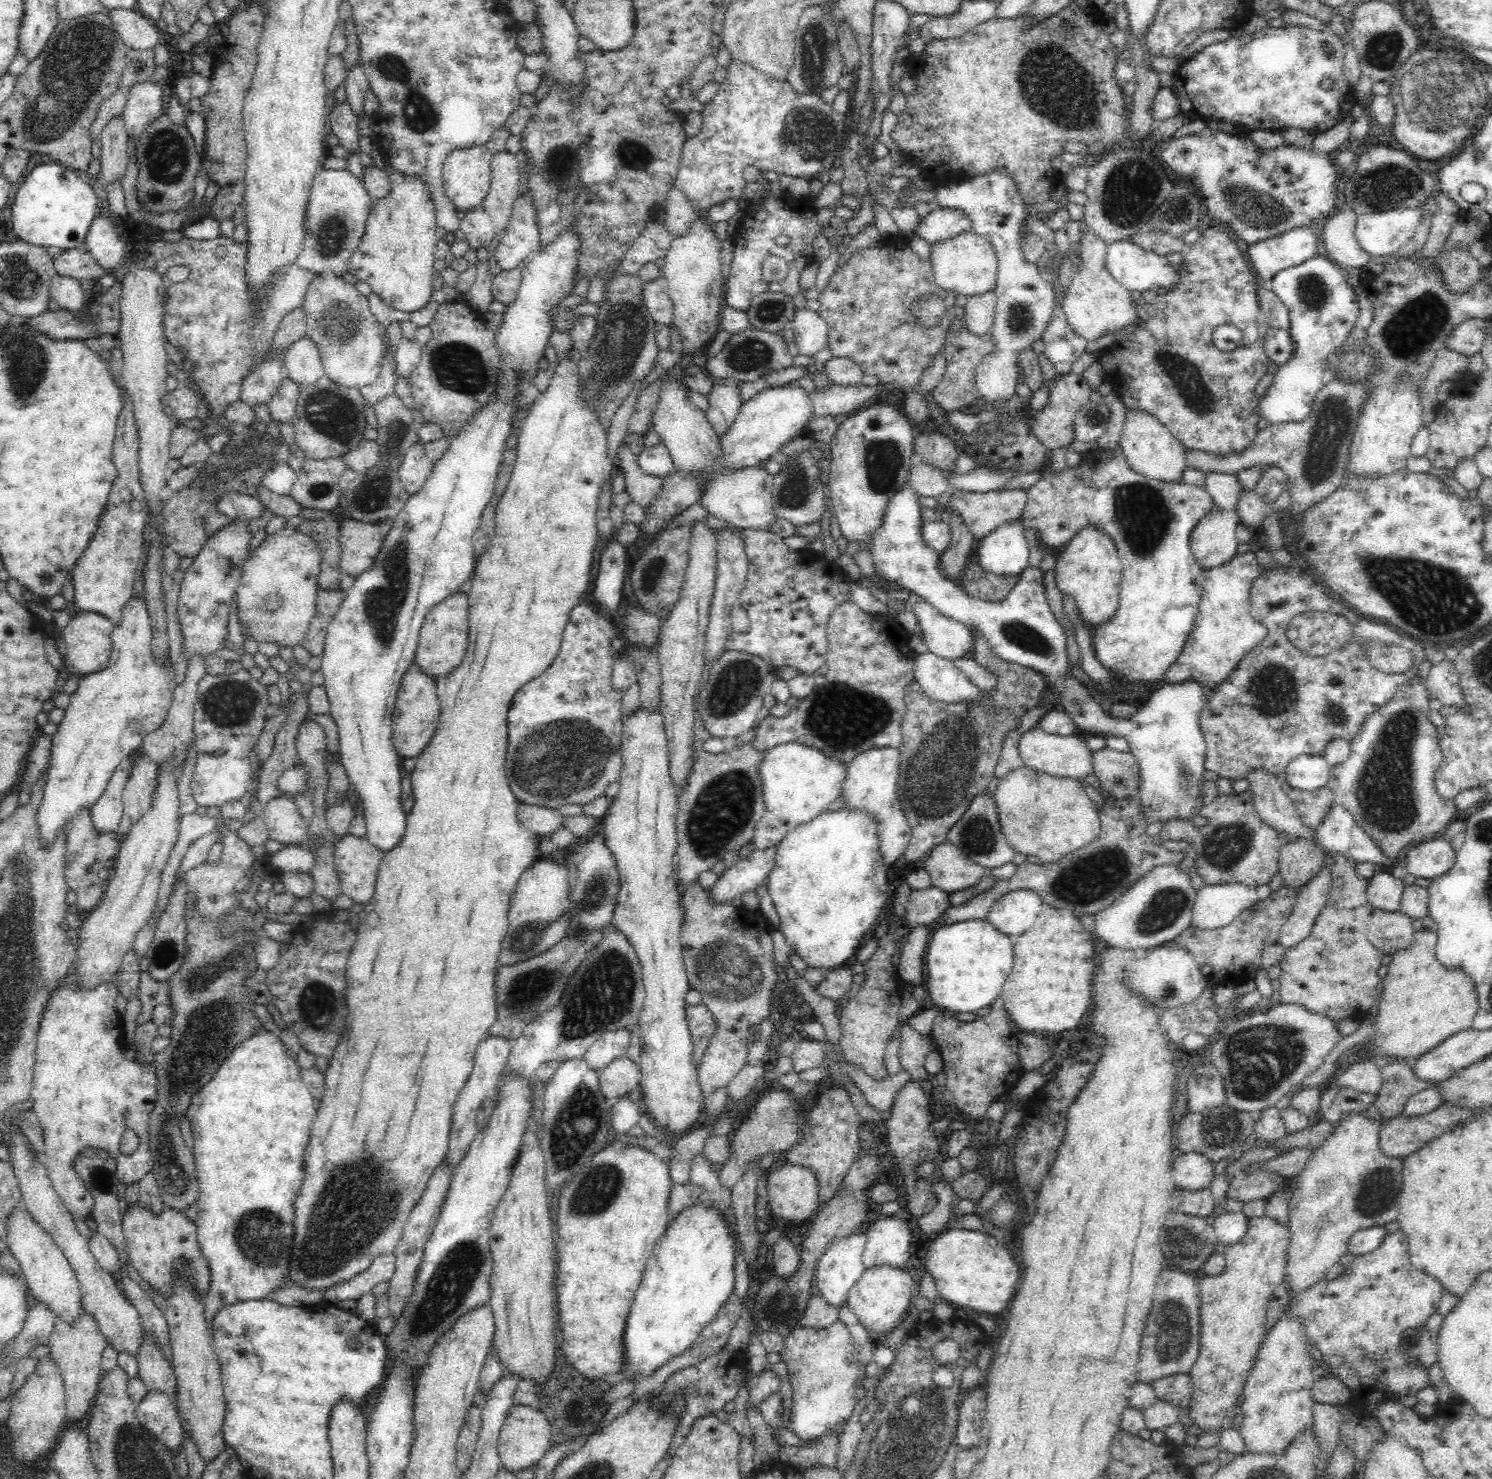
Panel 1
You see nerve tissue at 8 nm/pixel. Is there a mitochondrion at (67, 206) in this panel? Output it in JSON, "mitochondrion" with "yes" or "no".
{"mitochondrion":"no"}

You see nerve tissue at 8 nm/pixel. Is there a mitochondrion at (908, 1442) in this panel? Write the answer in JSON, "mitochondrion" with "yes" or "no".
{"mitochondrion":"yes"}

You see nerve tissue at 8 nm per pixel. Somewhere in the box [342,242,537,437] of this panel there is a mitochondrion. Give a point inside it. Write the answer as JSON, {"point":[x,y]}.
{"point":[457,365]}

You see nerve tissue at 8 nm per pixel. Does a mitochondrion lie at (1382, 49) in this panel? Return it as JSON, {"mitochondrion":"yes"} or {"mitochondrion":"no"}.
{"mitochondrion":"yes"}

